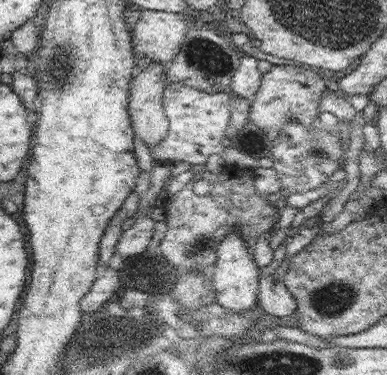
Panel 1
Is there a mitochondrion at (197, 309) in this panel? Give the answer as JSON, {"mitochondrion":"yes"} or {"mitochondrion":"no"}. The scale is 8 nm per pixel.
{"mitochondrion":"no"}

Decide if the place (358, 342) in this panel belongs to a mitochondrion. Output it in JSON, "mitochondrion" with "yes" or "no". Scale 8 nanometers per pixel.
{"mitochondrion":"no"}

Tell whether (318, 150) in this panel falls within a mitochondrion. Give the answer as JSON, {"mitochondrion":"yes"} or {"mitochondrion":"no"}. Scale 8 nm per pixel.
{"mitochondrion":"yes"}

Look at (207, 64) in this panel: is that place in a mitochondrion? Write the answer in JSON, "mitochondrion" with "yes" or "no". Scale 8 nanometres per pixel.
{"mitochondrion":"yes"}

